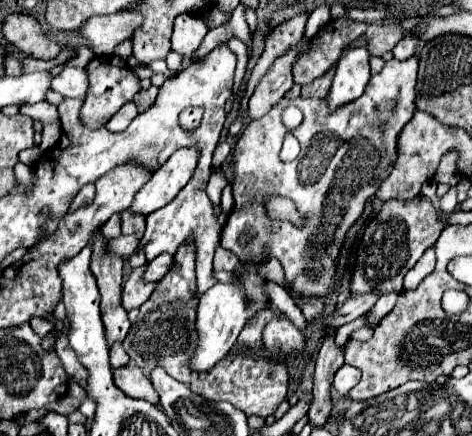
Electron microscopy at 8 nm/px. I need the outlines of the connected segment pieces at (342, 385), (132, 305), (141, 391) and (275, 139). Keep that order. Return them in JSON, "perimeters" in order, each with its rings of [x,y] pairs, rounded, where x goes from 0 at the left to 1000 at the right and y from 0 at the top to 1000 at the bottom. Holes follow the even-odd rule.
{"perimeters":[[[[725,837],[703,874],[703,888],[720,901],[720,906],[737,906],[737,897],[763,874],[763,846],[746,842],[746,837]]],[[[288,612],[258,663],[258,695],[267,713],[292,709],[326,667],[326,649],[301,649],[301,622],[305,612]]],[[[250,842],[237,851],[246,888],[254,888],[271,911],[309,915],[318,924],[335,924],[335,901],[326,897],[318,869],[305,860],[305,851],[288,842]]],[[[877,126],[877,131],[860,135],[860,140],[826,135],[826,140],[814,144],[814,154],[809,154],[805,167],[788,172],[788,181],[784,181],[784,190],[780,190],[780,200],[775,200],[775,209],[771,209],[771,218],[767,218],[763,227],[750,227],[746,236],[733,236],[729,245],[716,245],[712,255],[695,255],[695,236],[691,236],[691,227],[644,227],[644,222],[631,222],[631,227],[606,227],[606,222],[602,222],[585,245],[572,250],[568,264],[559,264],[559,268],[547,273],[547,278],[534,278],[534,310],[530,310],[530,282],[525,282],[525,287],[517,291],[513,310],[504,314],[500,337],[496,337],[496,346],[492,346],[496,406],[492,406],[492,415],[487,415],[487,424],[492,424],[492,443],[496,443],[496,479],[492,479],[492,489],[483,493],[479,516],[470,521],[466,562],[470,562],[475,571],[492,576],[508,599],[534,599],[534,603],[542,603],[542,599],[559,594],[564,585],[585,589],[585,594],[597,603],[597,612],[602,612],[602,635],[606,635],[606,654],[610,654],[610,672],[614,672],[614,681],[657,681],[657,686],[665,686],[665,681],[674,681],[674,686],[695,681],[695,677],[712,663],[712,603],[716,603],[720,571],[729,567],[729,548],[733,548],[737,525],[742,525],[742,521],[754,511],[754,502],[767,493],[767,484],[771,484],[780,456],[788,456],[788,452],[797,447],[797,438],[801,438],[801,429],[805,429],[805,415],[818,411],[818,406],[826,401],[826,392],[831,392],[831,378],[835,378],[835,374],[831,374],[831,360],[826,360],[826,351],[822,351],[822,333],[818,333],[818,319],[814,319],[818,287],[826,282],[826,273],[835,268],[835,259],[860,259],[860,282],[864,282],[864,278],[873,273],[877,255],[881,255],[881,241],[877,241],[877,236],[881,236],[881,163],[886,163],[886,126]],[[614,236],[627,241],[627,245],[644,259],[644,273],[640,273],[640,282],[636,282],[627,296],[610,296],[610,291],[597,282],[597,259],[602,259],[602,250],[606,250]],[[742,282],[746,282],[746,333],[699,333],[699,328],[708,328],[708,323],[725,323],[725,319],[733,319]],[[606,305],[619,305],[619,310],[636,323],[636,356],[631,356],[631,360],[640,360],[640,365],[623,365],[619,374],[606,374],[606,369],[593,365],[593,342],[597,342],[597,328],[602,328]],[[564,443],[589,443],[589,447],[614,452],[614,456],[627,466],[631,489],[644,498],[644,516],[640,516],[640,521],[627,521],[627,516],[614,511],[614,507],[581,507],[581,502],[568,502],[568,498],[559,493],[559,447],[564,447]],[[513,530],[534,530],[534,539],[538,539],[538,548],[534,548],[521,567],[508,567],[508,562],[504,562],[504,539],[508,539]]]]}

